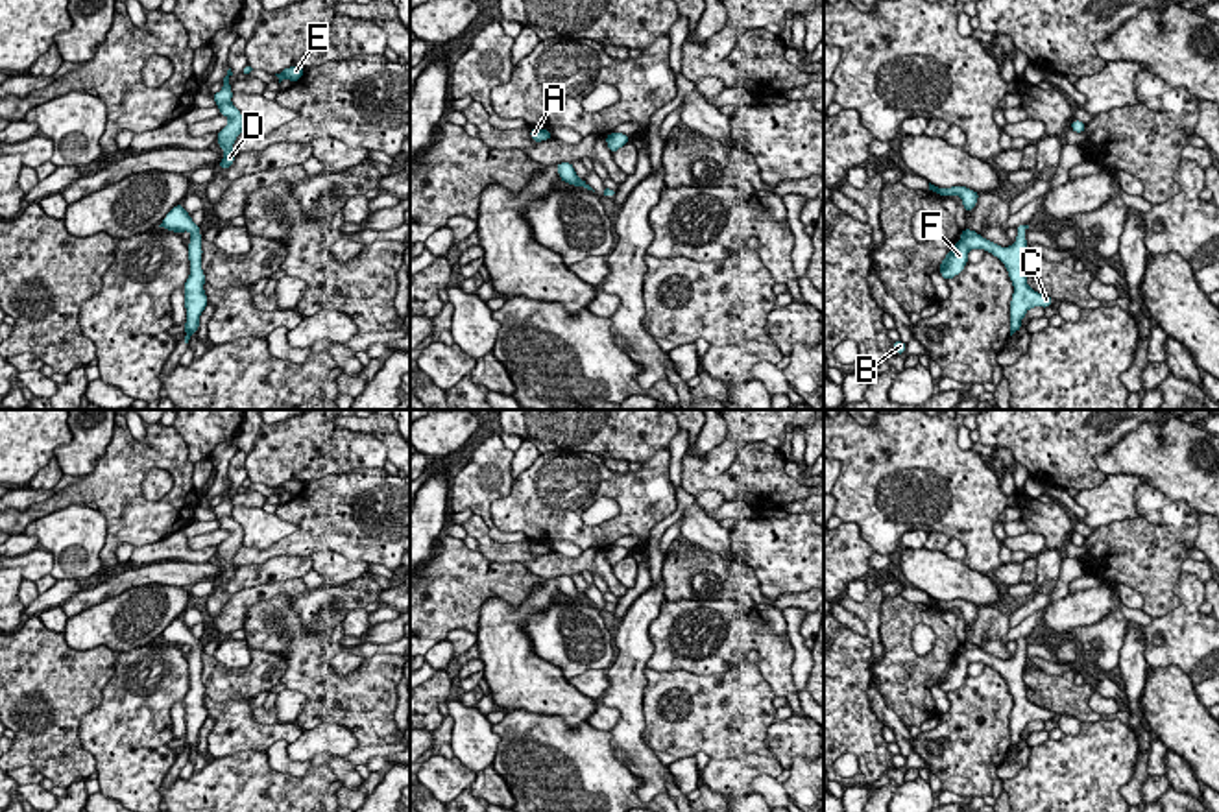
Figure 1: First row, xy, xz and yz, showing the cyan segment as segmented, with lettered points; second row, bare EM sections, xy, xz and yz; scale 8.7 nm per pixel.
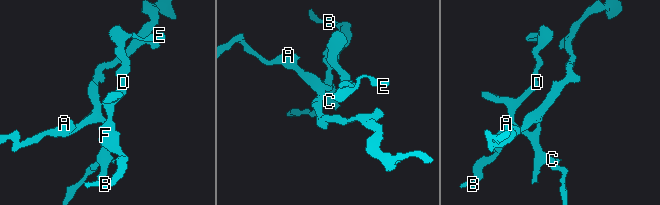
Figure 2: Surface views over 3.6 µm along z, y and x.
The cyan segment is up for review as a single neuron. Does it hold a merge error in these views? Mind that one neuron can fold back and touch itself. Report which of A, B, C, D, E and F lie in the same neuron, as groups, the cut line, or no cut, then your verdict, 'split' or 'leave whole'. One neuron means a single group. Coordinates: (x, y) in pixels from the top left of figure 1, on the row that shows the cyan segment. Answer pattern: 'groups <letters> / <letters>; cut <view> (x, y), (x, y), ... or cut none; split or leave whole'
groups A B C D E F; cut none; leave whole

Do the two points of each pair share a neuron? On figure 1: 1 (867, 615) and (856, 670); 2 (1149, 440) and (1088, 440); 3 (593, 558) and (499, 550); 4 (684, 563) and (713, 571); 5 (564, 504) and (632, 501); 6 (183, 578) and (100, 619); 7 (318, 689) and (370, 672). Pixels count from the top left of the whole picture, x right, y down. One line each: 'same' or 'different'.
1: different
2: different
3: same
4: same
5: same
6: different
7: same

